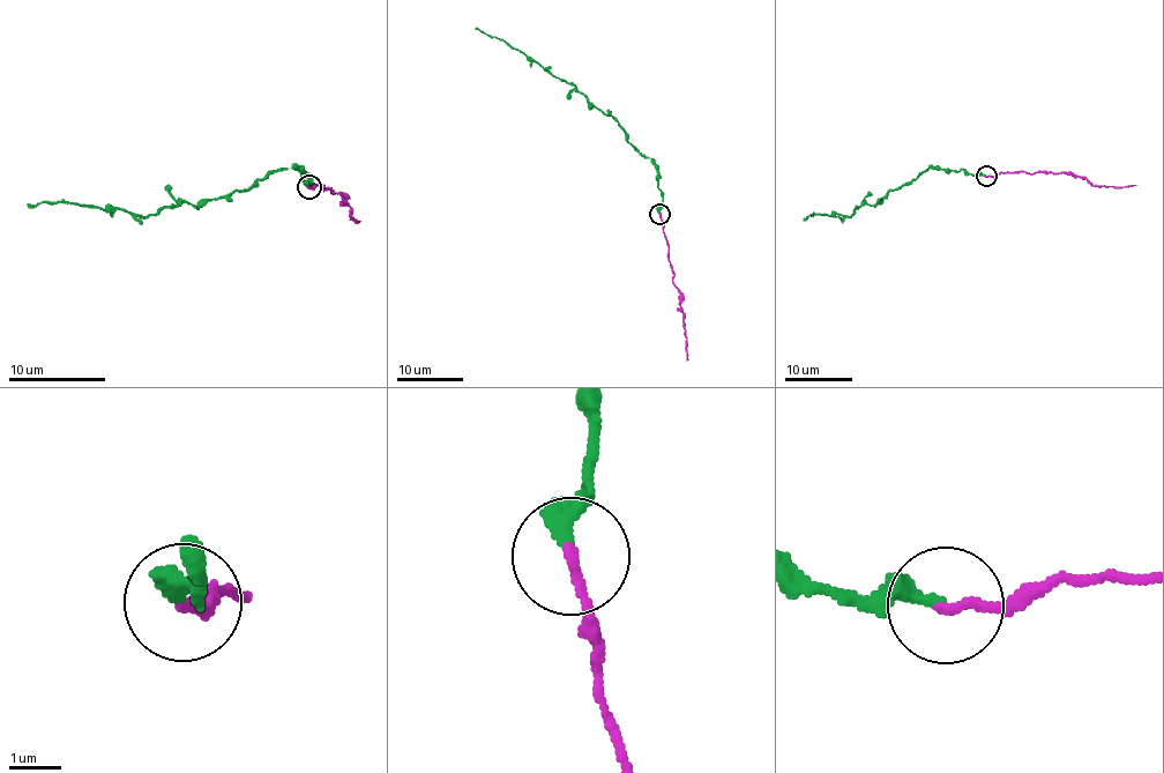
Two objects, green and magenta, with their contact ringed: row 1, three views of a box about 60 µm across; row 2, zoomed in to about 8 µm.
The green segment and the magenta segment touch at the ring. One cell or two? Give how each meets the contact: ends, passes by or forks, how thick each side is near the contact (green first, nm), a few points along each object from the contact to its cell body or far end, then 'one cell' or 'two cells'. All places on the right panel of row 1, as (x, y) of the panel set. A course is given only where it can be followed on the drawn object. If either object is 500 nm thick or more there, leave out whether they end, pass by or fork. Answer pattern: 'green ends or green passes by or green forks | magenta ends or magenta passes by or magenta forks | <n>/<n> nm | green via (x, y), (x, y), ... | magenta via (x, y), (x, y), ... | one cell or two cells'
green passes by | magenta ends | 180/190 nm | green via (986, 177), (927, 169), (874, 205), (863, 203), (847, 216), (814, 214), (804, 217) | magenta via (986, 177), (1064, 173), (1082, 176), (1094, 186), (1136, 185) | one cell

